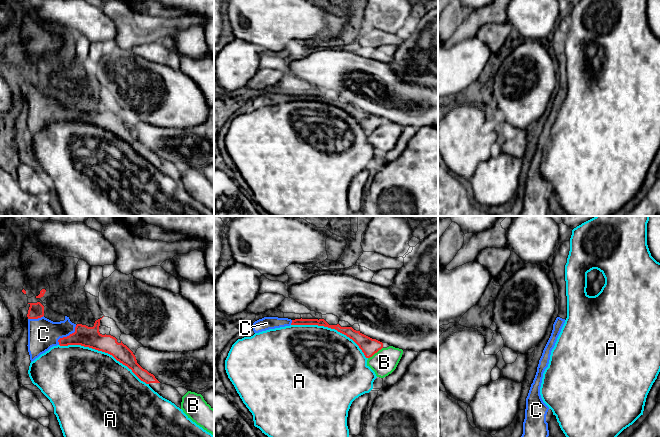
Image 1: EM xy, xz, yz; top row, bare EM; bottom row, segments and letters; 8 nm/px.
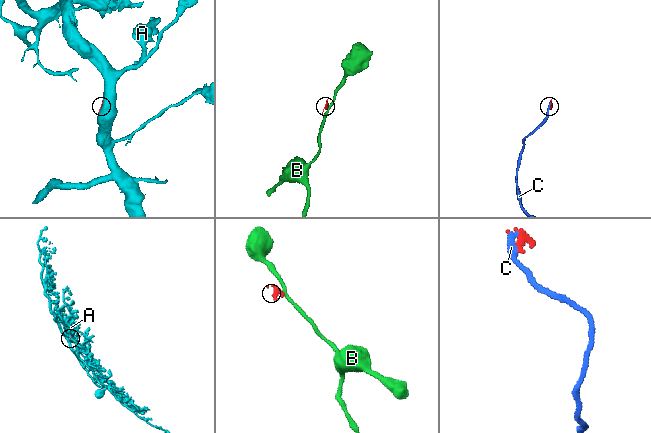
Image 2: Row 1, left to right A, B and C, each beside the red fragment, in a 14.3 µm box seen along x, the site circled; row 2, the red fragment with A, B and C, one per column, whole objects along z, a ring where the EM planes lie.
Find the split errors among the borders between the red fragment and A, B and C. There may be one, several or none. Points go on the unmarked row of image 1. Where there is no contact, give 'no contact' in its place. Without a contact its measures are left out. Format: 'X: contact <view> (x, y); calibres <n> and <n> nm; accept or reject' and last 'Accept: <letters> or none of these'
A: contact xy (104, 127); calibres 160 and 480 nm; reject
B: contact xz (375, 128); calibres 140 and 200 nm; reject
C: contact xy (67, 112); calibres 160 and 240 nm; accept
Accept: C

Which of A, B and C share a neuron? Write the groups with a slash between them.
A / B / C

